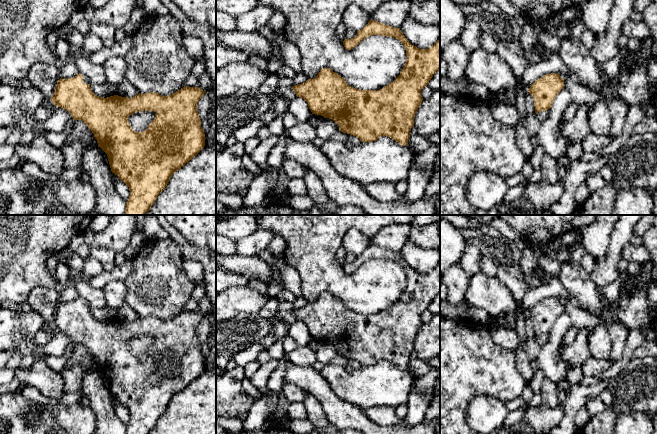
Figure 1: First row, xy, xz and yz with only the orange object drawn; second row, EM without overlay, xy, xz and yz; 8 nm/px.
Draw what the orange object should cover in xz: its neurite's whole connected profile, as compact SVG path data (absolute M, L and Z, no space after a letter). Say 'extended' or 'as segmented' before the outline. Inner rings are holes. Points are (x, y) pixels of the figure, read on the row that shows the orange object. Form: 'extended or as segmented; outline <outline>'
as segmented; outline M370 20L354 38L345 39L345 49L351 50L362 40L372 35L394 37L405 47L407 60L400 75L382 89L360 90L349 86L345 79L330 68L323 68L314 79L292 86L297 97L303 98L312 114L332 119L339 125L339 131L356 136L361 142L373 142L381 136L387 136L407 146L415 114L423 101L421 90L426 87L433 75L440 70L440 38L428 49L419 49L412 45L400 28Z

